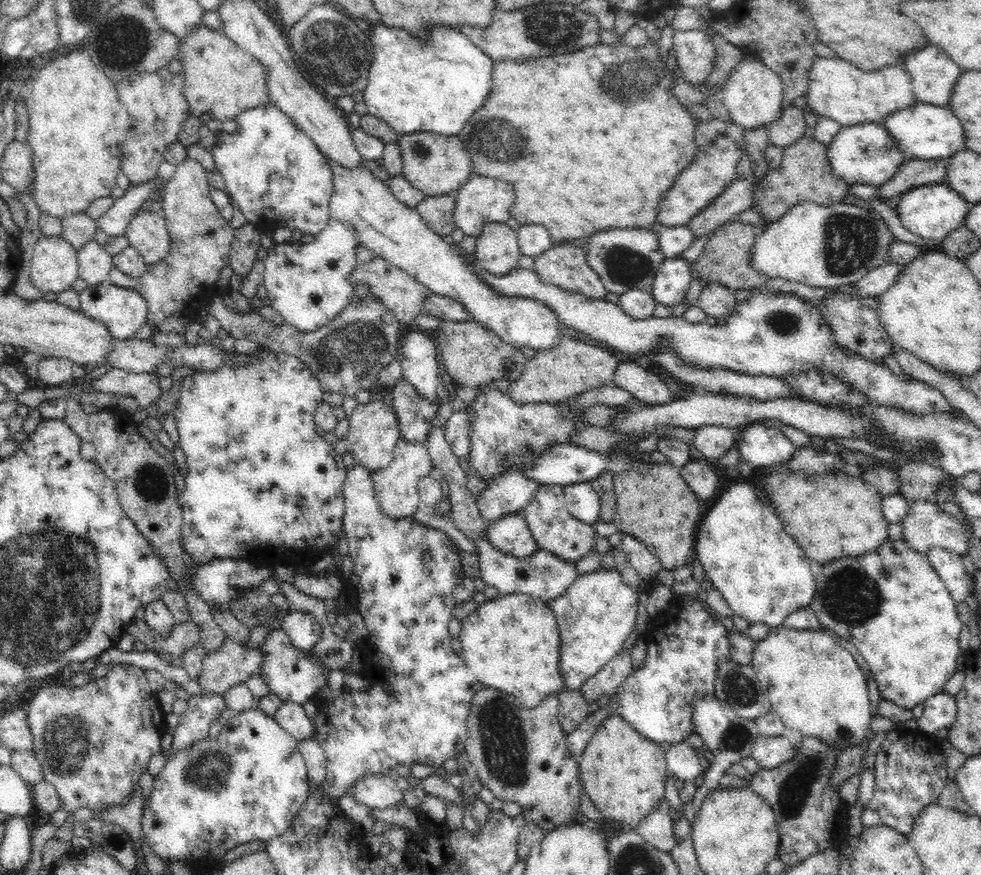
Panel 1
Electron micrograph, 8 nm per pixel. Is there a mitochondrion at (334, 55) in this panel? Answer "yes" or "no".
yes

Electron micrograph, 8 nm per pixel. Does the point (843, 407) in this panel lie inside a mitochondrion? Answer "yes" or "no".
no

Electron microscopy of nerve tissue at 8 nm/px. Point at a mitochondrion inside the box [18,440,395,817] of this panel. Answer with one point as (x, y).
(68, 745)

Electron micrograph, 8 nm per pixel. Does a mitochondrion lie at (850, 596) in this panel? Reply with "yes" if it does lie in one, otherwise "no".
yes

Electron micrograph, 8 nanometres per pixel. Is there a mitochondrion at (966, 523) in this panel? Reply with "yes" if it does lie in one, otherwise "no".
no

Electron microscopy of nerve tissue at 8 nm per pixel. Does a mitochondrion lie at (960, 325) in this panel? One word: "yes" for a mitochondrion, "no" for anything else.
no

